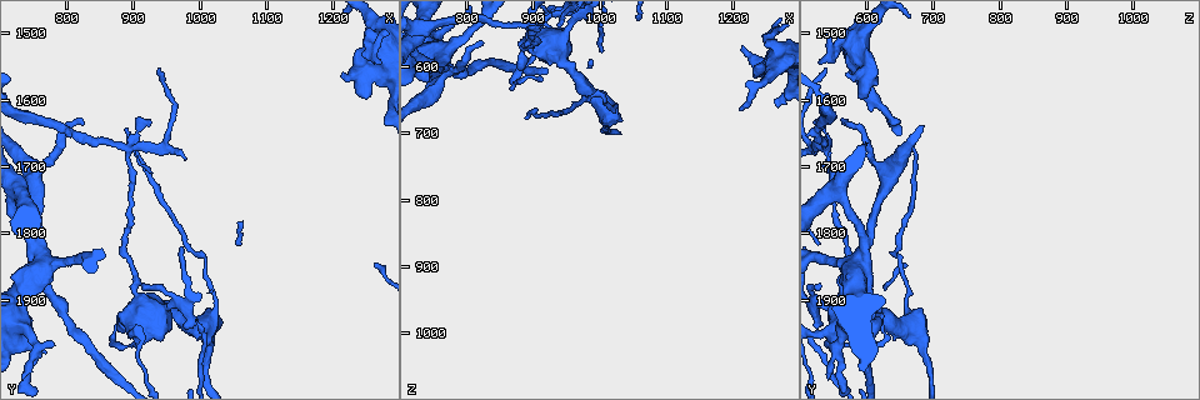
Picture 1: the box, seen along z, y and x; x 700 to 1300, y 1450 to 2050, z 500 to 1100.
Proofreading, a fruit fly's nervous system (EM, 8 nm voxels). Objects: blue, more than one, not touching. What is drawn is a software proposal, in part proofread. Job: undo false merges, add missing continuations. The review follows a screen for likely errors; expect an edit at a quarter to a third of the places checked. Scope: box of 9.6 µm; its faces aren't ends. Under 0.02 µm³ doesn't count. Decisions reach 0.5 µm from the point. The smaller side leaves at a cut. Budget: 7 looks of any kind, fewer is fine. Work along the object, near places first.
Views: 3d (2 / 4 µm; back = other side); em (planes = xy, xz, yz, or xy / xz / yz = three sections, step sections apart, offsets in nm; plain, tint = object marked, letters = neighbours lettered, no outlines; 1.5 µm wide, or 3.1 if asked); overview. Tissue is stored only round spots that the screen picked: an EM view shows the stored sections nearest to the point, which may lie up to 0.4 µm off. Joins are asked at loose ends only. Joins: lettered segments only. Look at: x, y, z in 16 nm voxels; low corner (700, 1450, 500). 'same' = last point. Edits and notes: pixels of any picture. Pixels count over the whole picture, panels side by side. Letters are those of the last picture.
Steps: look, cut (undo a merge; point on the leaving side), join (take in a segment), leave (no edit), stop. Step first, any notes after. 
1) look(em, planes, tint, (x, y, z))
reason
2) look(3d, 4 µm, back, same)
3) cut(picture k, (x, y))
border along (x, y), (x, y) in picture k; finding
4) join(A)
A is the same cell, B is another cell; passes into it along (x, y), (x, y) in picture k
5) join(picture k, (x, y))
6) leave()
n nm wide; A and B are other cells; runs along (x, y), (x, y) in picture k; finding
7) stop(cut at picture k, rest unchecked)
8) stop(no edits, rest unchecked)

look(em, planes, letters, (885, 1645, 680))
thin end

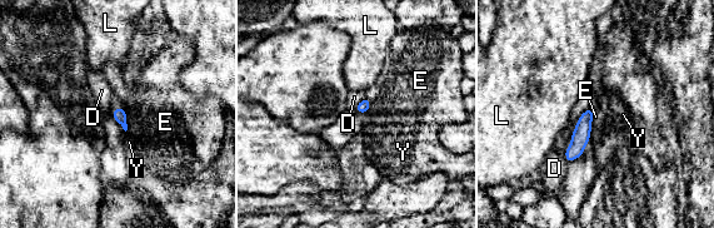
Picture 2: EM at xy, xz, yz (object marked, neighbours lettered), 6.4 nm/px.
leave()
D, E, L and Y are other cells; none of them fits

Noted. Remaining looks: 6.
look(3d, 2 µm, (890, 1670, 535))
three-way junction

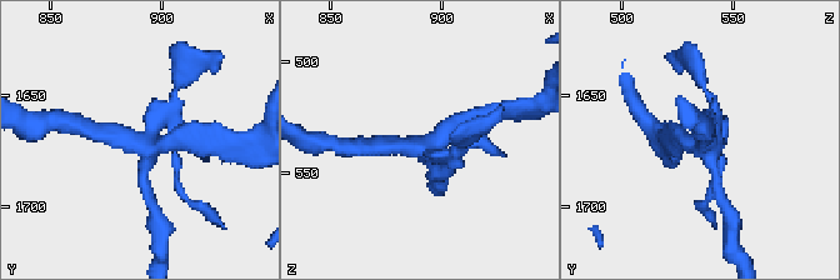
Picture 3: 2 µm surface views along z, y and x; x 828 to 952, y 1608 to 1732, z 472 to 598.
look(em, xz, step 8, letters, (894, 1673, 537))

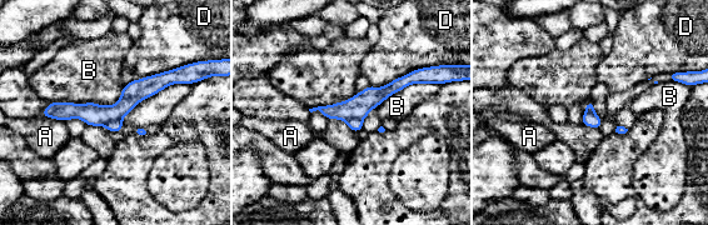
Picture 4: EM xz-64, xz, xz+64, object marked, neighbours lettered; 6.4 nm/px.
cut(picture 4, (115, 126))
A, B and D are other cells; border along (120, 120), (109, 120), (104, 125) in picture 4; two cells meet here

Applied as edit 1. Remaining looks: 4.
stop(cut at picture 4, rest unchecked)

